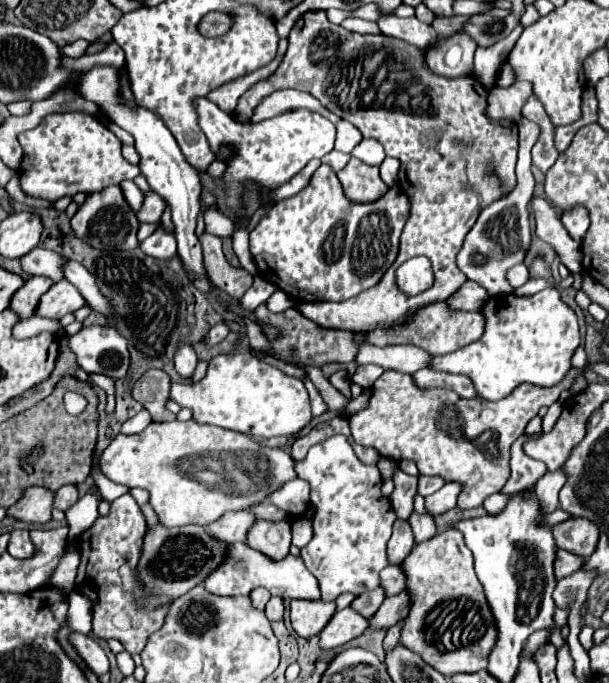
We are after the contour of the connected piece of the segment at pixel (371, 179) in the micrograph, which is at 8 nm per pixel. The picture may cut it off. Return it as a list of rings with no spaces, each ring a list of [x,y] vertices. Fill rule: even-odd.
[[[351,157],[351,161],[337,173],[337,177],[347,199],[353,203],[373,203],[389,191],[389,187],[379,177],[379,167],[371,167],[357,157]]]

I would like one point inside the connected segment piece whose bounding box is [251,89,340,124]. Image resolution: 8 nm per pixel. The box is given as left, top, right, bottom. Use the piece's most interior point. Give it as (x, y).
(279, 102)

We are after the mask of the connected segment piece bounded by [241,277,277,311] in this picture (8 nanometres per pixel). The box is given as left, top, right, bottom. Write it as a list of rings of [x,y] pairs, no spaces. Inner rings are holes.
[[[255,277],[253,285],[249,287],[249,291],[247,291],[247,293],[245,293],[245,297],[241,299],[241,303],[243,303],[243,307],[245,307],[245,309],[255,311],[261,303],[265,303],[265,301],[273,295],[273,291],[275,291],[275,289],[277,289],[277,287],[275,287],[273,283],[269,283],[267,279]]]

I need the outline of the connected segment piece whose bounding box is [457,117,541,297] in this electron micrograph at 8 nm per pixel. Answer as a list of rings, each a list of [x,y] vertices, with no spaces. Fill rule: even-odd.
[[[521,117],[519,125],[519,161],[517,161],[517,177],[519,185],[515,191],[489,207],[485,207],[465,237],[465,243],[457,255],[459,269],[465,271],[467,279],[481,283],[491,297],[509,295],[513,287],[507,281],[507,271],[517,263],[523,263],[529,245],[531,245],[531,231],[529,231],[529,201],[533,197],[533,173],[531,173],[531,147],[535,145],[541,129],[533,121]]]

